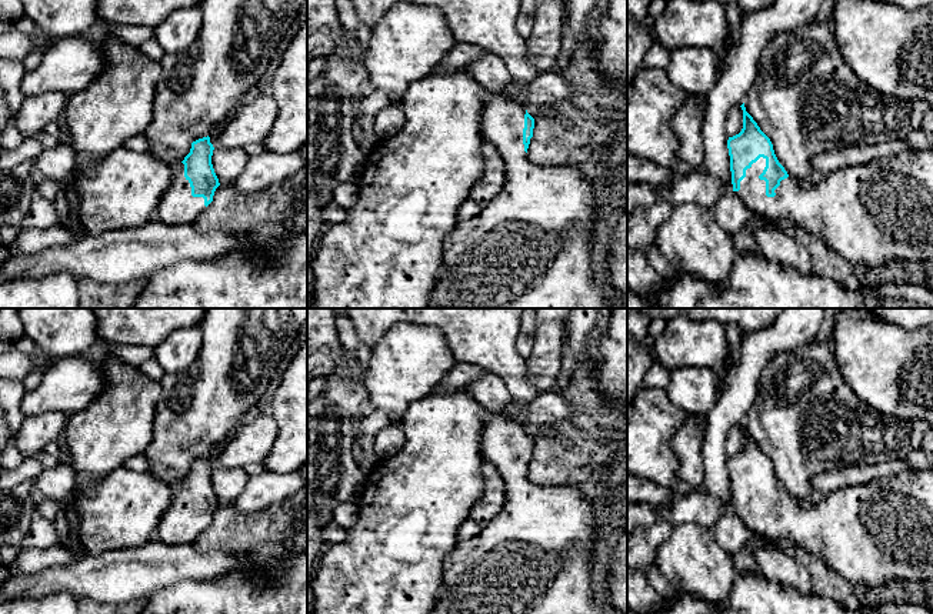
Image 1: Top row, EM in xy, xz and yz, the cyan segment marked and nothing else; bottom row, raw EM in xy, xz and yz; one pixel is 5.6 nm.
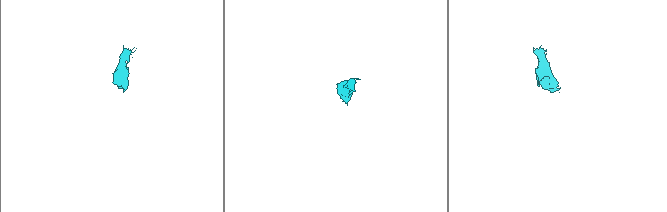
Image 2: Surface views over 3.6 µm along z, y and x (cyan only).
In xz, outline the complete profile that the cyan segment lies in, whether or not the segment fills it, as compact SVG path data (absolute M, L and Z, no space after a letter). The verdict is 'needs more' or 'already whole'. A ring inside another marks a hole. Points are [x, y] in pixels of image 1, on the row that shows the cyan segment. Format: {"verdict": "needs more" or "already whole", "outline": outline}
{"verdict": "needs more", "outline": "M500 94L486 101L482 133L500 153L506 181L479 216L459 221L444 238L441 266L427 308L612 308L614 294L593 278L590 231L596 221L596 207L592 184L577 167L532 164L526 153L533 129L534 119L527 107Z"}

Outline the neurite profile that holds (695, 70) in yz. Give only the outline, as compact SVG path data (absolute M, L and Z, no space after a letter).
M686 46L670 51L666 71L684 93L706 96L717 83L720 60L710 49Z

